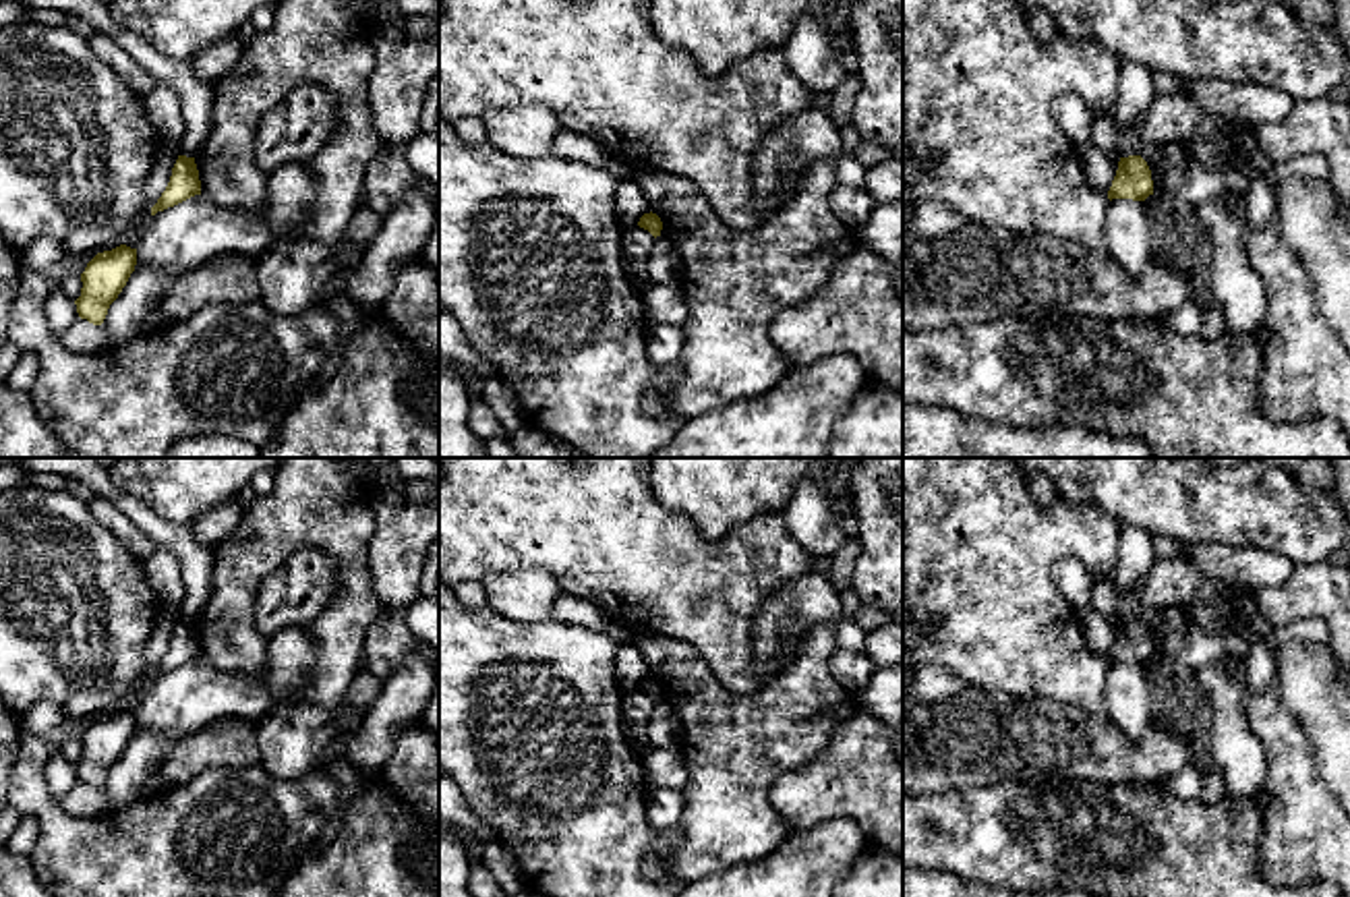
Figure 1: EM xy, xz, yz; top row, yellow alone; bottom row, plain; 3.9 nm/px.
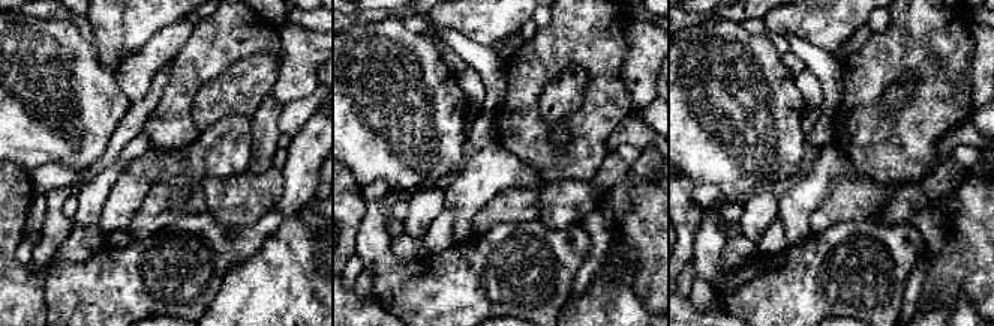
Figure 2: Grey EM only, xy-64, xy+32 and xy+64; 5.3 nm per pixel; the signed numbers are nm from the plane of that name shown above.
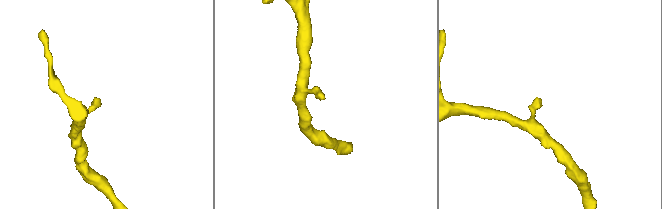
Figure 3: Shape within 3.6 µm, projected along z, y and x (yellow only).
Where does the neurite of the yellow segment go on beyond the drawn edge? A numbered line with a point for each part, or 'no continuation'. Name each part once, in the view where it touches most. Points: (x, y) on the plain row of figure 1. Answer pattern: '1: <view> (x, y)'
no continuation

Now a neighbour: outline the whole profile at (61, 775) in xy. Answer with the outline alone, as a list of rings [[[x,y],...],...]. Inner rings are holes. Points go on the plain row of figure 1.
[[[60,748],[50,750],[46,781],[54,802],[58,802],[75,783],[79,783],[75,764],[62,756]]]

